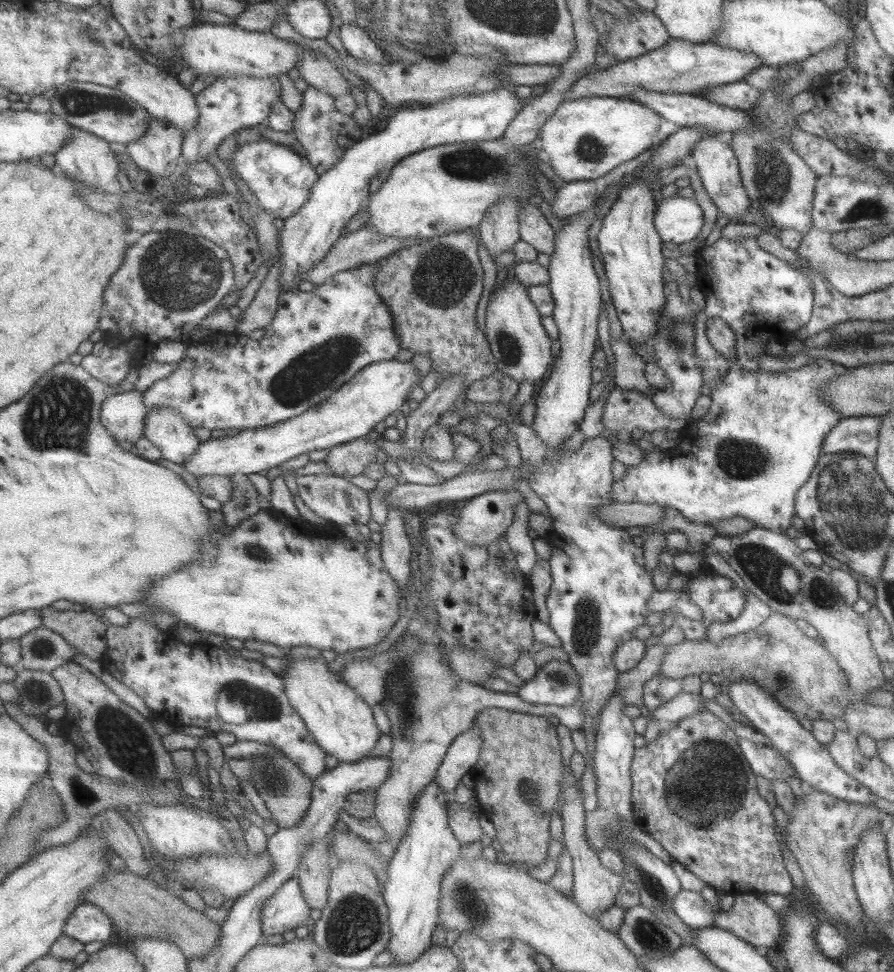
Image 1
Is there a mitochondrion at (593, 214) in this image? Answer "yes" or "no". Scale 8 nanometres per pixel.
no

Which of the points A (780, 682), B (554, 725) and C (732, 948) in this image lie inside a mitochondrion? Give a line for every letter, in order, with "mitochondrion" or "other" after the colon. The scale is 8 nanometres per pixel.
A: mitochondrion
B: other
C: other

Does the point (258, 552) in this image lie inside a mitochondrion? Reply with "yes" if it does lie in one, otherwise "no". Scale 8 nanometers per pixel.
yes

